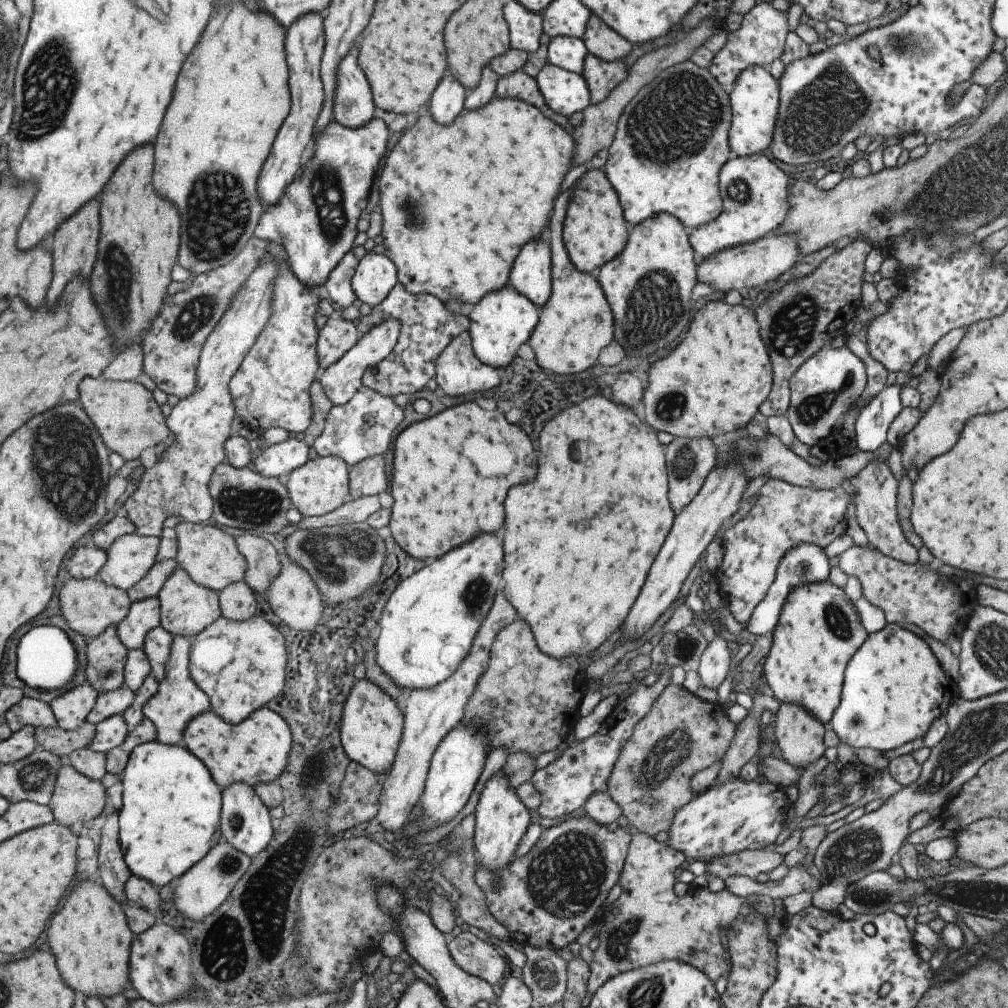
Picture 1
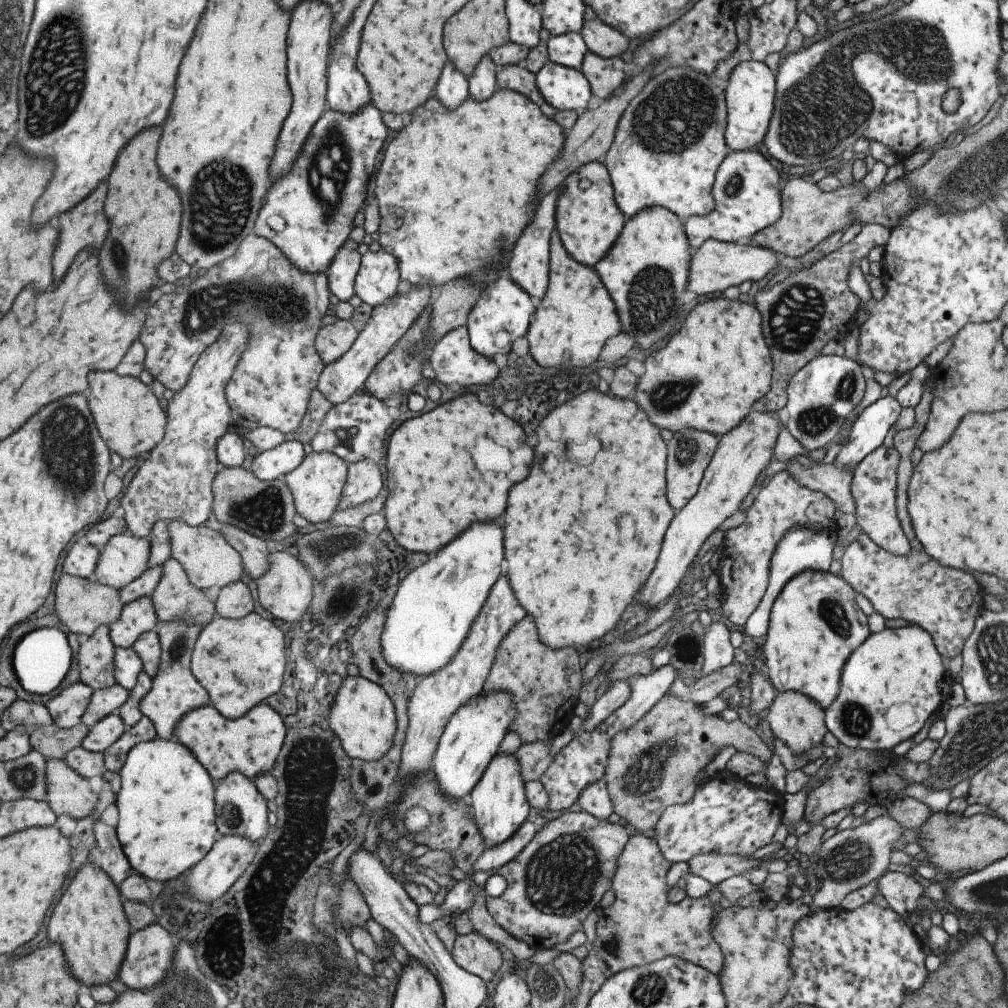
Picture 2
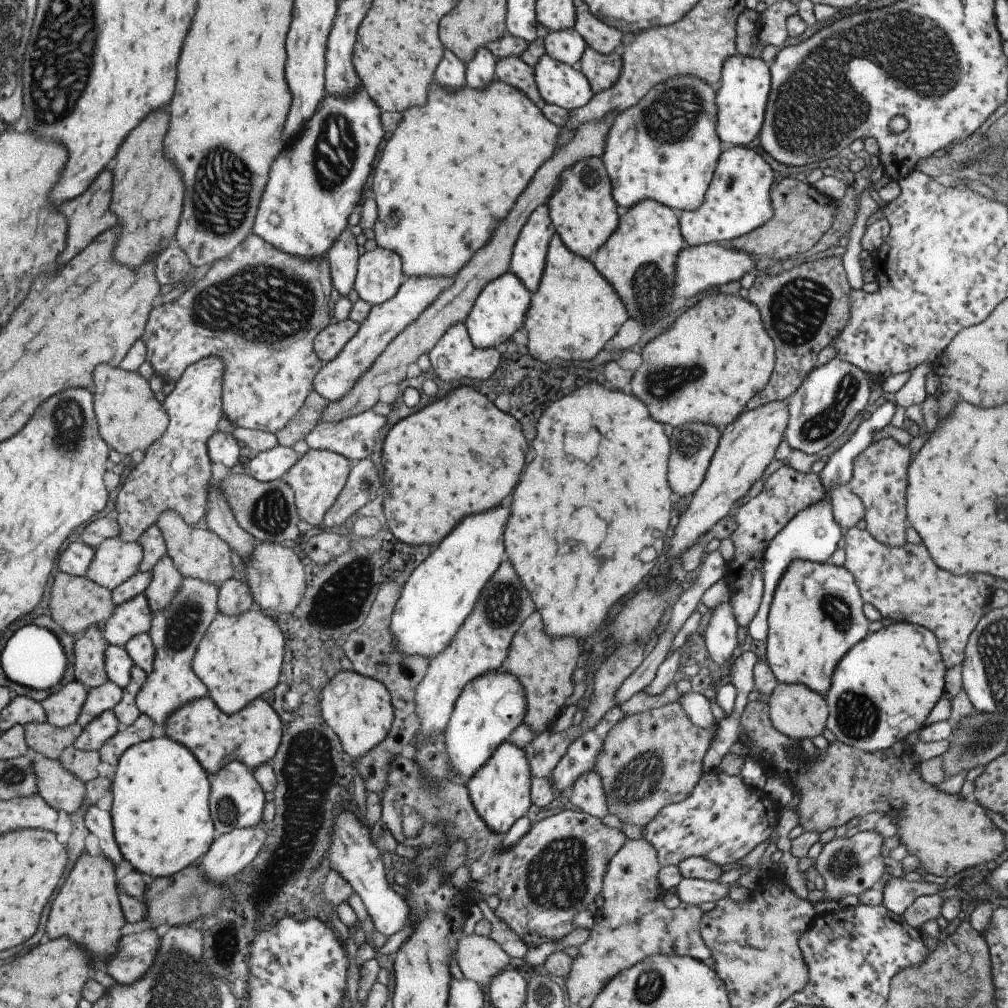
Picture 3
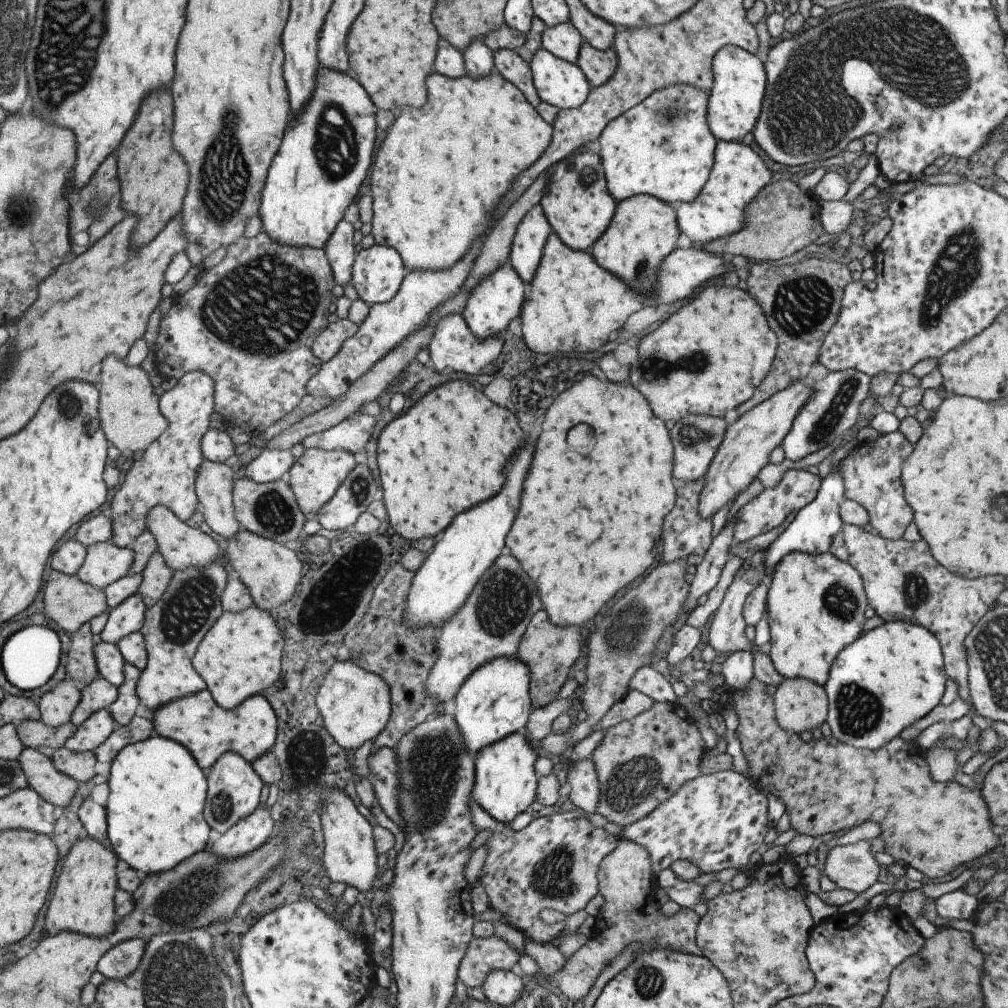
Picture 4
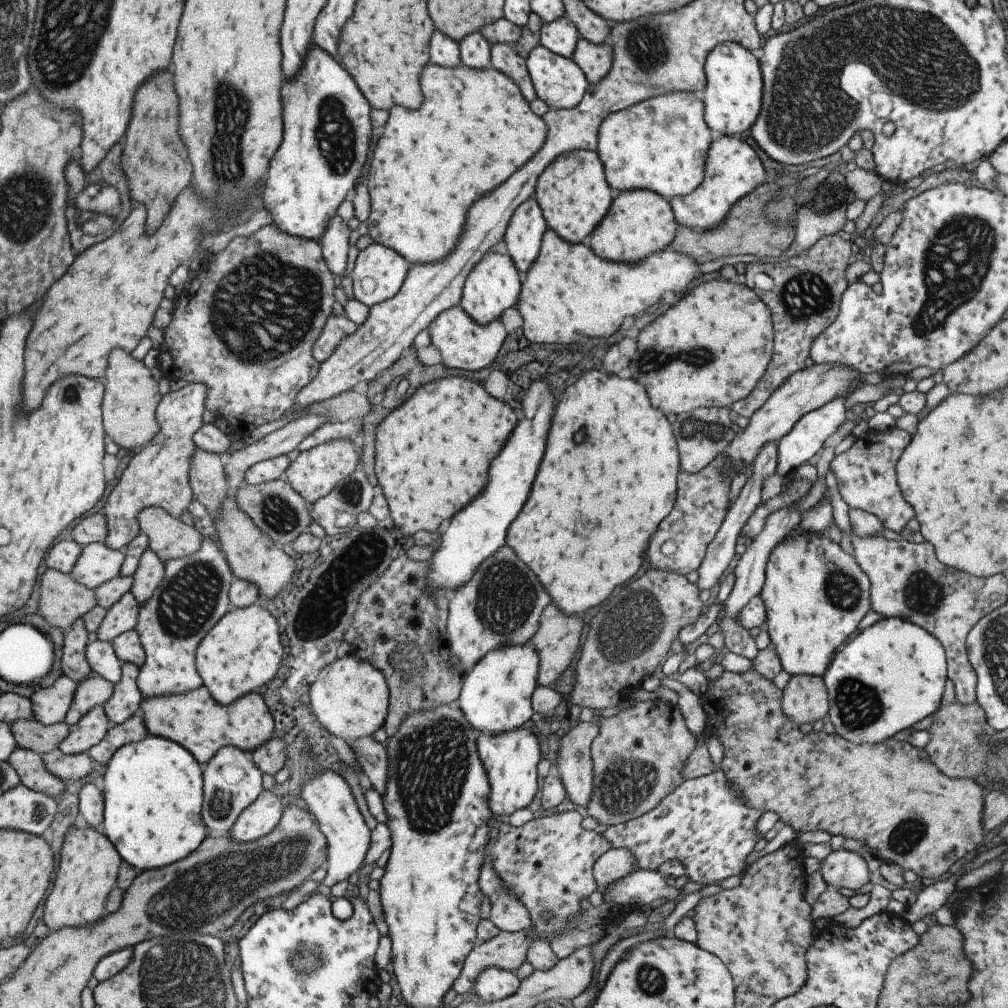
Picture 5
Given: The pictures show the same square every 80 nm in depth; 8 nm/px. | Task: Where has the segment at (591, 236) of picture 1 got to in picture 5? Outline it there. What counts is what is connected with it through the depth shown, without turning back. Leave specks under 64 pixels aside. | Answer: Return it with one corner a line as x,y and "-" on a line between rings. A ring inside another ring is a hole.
575,149
556,156
545,166
535,186
535,200
542,210
547,229
568,243
583,242
606,215
614,195
595,151

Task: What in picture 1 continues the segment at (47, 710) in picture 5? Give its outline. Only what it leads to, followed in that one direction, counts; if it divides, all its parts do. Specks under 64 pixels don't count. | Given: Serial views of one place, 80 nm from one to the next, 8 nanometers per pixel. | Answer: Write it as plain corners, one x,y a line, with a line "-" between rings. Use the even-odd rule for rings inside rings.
85,682
54,697
48,705
55,717
56,726
66,731
75,730
85,722
97,695
93,687

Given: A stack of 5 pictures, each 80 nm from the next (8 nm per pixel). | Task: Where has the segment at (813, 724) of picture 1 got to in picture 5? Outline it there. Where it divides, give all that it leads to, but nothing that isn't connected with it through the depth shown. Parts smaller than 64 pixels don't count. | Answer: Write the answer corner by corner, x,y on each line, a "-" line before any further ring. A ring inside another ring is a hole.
791,675
782,690
782,711
797,726
825,718
828,694
821,675

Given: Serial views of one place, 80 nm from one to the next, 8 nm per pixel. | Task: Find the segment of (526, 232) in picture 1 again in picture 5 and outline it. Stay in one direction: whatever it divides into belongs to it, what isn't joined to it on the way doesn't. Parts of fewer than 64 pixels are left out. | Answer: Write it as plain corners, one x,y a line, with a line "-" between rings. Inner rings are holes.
461,63
451,68
425,64
419,72
419,86
423,102
417,110
399,106
389,110
389,120
383,124
381,136
371,152
365,186
370,196
366,220
369,238
398,252
411,265
435,263
446,257
458,243
463,223
466,224
465,206
505,182
511,172
541,148
546,135
545,123
531,112
517,85
491,66
475,70

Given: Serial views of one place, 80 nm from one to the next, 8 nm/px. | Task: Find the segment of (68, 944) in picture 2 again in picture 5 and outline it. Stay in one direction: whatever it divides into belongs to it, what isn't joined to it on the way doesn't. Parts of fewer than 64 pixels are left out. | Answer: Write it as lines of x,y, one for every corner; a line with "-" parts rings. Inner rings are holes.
89,825
69,827
59,849
58,870
51,890
43,901
42,920
51,929
63,926
85,927
94,923
104,912
104,902
111,887
116,884
121,858
105,835

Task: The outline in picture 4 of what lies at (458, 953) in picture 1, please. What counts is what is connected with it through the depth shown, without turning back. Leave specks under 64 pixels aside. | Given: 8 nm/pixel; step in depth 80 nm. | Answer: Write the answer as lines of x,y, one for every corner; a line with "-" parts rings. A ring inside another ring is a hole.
473,937
460,962
458,977
466,988
473,989
481,986
492,970
509,970
519,957
505,940

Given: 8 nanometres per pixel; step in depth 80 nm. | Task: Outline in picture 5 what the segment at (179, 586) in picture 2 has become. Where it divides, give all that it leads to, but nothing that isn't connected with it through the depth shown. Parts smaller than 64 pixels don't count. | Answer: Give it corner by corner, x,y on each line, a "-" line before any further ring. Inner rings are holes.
152,550
143,551
138,560
138,566
132,574
132,585
128,590
138,604
143,604
153,594
163,574
163,562
155,556

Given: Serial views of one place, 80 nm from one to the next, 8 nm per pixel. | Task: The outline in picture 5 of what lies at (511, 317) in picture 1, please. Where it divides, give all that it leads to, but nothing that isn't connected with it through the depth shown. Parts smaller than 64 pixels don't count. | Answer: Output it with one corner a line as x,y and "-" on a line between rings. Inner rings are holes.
489,250
466,276
458,304
478,325
490,323
501,318
503,311
514,307
520,293
521,277
508,254

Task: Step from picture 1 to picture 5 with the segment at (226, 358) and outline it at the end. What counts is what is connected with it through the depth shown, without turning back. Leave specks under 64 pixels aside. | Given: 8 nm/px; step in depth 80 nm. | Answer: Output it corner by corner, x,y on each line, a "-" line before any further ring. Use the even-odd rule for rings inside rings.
197,379
197,382
167,393
157,403
154,417
158,431
147,444
133,452
113,490
105,498
101,512
106,518
107,534
102,543
107,548
121,550
138,535
136,516
144,508
162,507
167,514
177,518
186,510
192,498
187,471
196,450
192,436
203,424
201,414
205,410
206,396
206,386

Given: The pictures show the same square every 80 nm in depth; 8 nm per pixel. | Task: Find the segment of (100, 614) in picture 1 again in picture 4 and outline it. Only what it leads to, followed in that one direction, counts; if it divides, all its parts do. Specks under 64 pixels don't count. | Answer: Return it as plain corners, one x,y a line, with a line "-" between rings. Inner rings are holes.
58,571
49,572
47,584
43,588
43,614
67,634
75,633
81,629
91,618
100,615
107,608
105,594
99,588
93,588
78,577
62,574

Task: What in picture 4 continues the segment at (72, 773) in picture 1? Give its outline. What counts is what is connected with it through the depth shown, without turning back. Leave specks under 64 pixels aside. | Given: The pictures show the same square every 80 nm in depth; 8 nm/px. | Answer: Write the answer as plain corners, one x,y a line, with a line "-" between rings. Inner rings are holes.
25,748
19,758
25,774
27,787
53,806
69,809
69,802
77,790
77,782
59,772
49,758
37,750

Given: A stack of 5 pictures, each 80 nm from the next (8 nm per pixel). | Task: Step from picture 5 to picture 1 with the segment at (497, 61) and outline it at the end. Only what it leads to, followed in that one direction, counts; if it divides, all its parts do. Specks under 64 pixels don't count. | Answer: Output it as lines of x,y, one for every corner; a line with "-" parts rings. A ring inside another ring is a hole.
521,69
500,76
496,82
494,94
500,99
519,99
524,103
536,106
545,118
555,122
568,134
571,134
574,129
565,116
553,112
547,106
537,88
534,77
527,76

